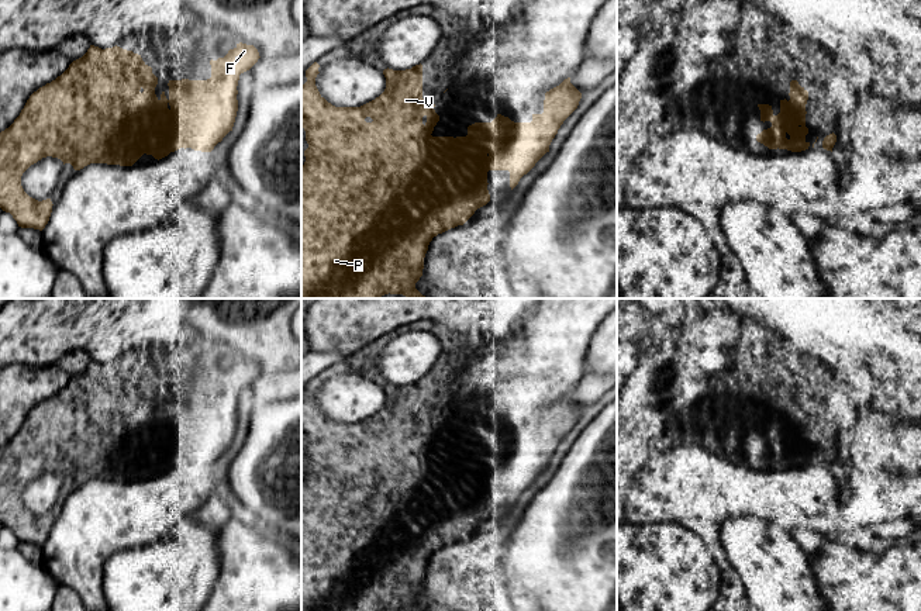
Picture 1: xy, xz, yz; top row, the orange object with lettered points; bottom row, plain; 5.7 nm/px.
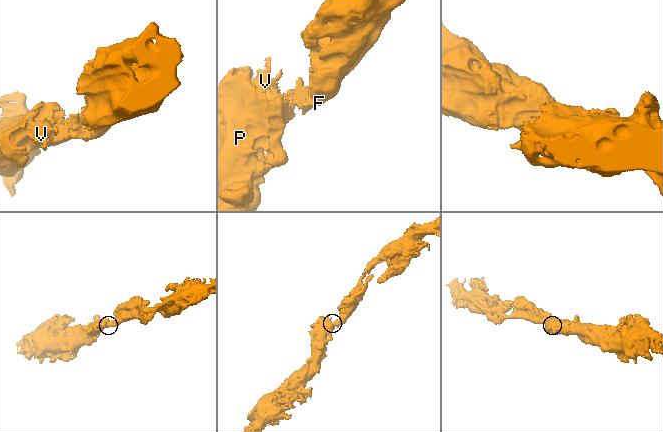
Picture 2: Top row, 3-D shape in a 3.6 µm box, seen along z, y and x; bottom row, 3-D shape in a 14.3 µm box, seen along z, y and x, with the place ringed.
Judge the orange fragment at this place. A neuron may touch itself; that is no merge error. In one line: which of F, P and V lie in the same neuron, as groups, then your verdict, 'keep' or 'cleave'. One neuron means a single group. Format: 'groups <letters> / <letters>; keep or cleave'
groups F P V; keep

